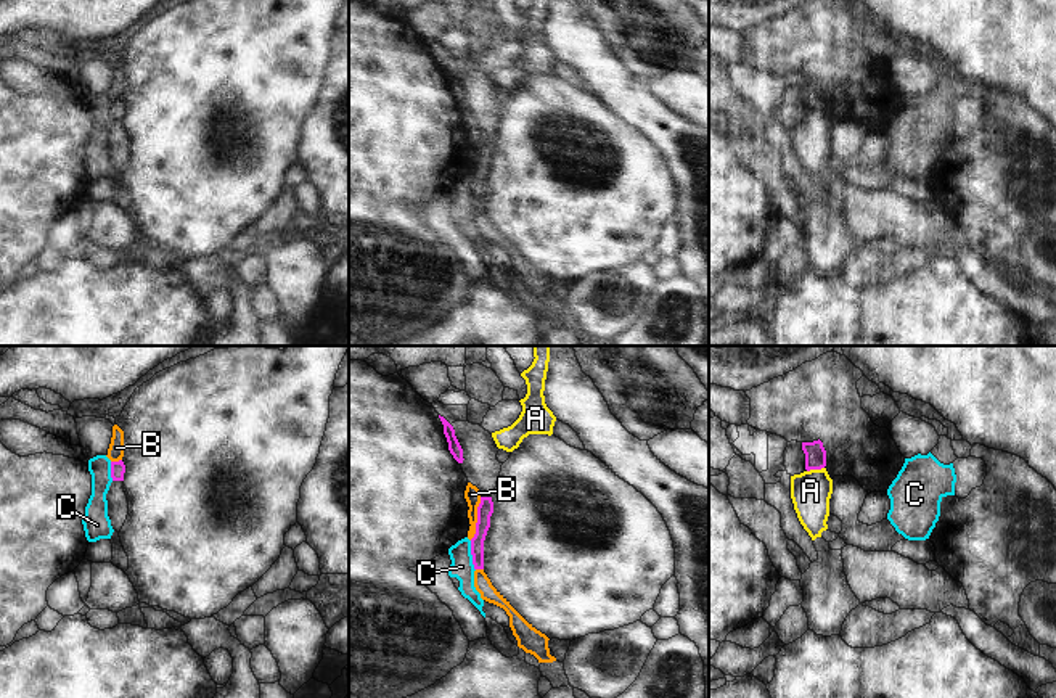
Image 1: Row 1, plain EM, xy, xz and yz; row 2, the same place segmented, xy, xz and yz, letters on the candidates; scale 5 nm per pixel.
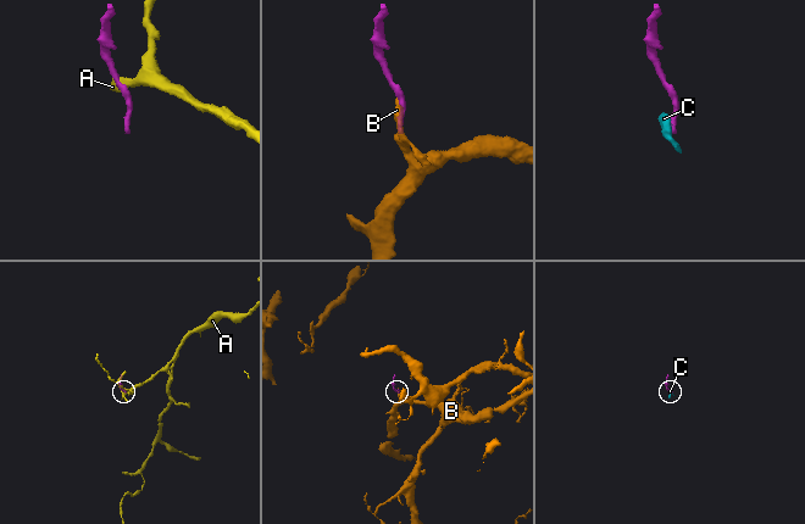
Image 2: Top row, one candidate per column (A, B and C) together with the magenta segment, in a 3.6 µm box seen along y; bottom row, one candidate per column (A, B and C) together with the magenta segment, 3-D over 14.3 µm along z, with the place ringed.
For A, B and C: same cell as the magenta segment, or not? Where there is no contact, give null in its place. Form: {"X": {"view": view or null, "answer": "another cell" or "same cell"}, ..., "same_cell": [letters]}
{"A": {"view": "yz", "answer": "another cell"}, "B": {"view": "xz", "answer": "another cell"}, "C": {"view": "xz", "answer": "another cell"}, "same_cell": []}

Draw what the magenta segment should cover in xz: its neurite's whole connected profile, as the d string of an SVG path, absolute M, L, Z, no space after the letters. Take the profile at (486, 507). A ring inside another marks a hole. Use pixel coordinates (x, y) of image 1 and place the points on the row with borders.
M481 497L477 507L476 534L471 539L471 555L474 569L484 569L484 540L490 528L490 516L493 513L492 497Z

